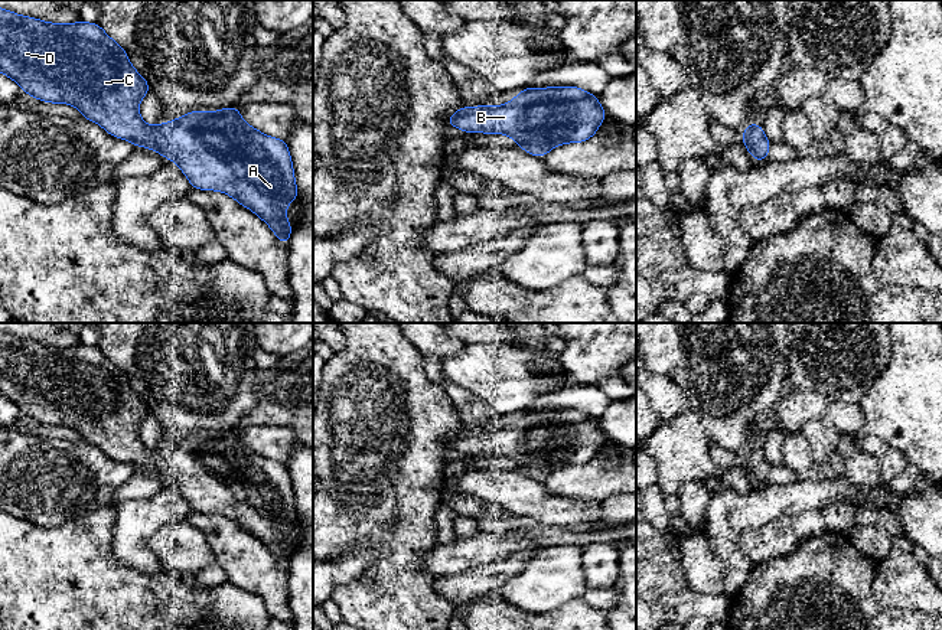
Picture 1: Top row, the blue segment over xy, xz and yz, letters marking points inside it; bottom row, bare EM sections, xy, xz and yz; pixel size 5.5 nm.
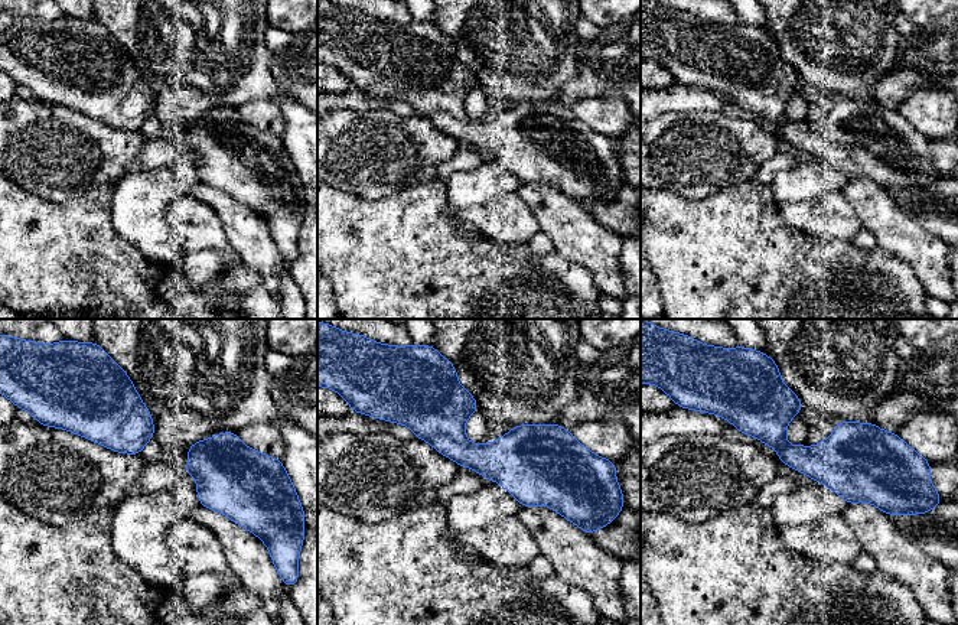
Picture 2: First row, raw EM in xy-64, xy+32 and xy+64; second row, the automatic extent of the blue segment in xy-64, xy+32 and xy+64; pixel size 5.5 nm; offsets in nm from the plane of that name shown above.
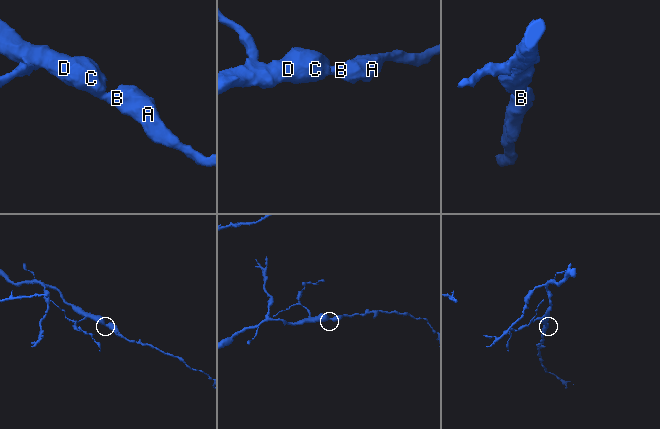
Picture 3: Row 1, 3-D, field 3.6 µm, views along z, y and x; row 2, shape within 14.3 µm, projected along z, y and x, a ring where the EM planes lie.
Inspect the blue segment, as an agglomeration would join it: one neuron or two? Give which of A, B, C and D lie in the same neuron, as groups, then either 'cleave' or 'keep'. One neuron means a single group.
A B C D; keep

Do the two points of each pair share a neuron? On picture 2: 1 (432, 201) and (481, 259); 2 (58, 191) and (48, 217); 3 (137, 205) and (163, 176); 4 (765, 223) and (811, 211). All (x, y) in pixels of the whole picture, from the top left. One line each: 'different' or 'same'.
1: same
2: different
3: same
4: different

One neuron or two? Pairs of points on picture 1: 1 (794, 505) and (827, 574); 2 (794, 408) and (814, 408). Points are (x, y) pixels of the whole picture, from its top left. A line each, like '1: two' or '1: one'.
1: two
2: one

